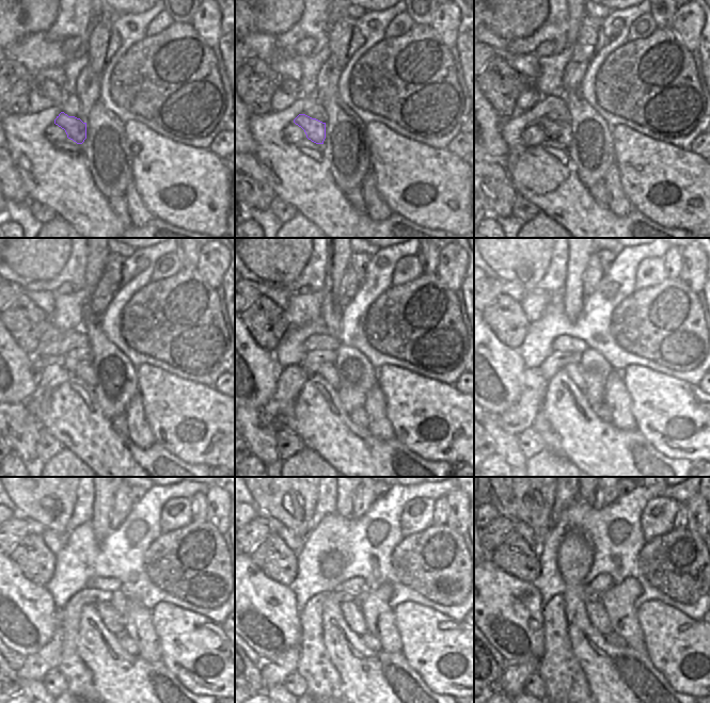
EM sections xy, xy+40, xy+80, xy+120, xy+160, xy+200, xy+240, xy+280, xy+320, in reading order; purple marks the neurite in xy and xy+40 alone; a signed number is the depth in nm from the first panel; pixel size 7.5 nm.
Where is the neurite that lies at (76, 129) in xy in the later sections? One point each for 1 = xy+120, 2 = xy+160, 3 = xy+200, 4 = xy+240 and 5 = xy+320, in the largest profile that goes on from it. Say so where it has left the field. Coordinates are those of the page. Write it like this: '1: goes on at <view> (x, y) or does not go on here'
1: goes on at xy+120 (84, 370)
2: goes on at xy+160 (327, 370)
3: goes on at xy+200 (573, 370)
4: goes on at xy+240 (109, 616)
5: goes on at xy+320 (596, 611)

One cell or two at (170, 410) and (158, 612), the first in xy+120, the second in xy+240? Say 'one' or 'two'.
one

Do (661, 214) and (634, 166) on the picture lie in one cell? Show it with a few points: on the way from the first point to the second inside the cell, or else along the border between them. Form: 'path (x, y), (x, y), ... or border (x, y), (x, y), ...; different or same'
path (656, 203), (651, 184), (646, 178); same

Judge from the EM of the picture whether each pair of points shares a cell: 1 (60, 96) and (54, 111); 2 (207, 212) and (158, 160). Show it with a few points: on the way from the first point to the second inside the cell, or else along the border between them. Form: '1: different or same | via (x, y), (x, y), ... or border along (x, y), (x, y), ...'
1: different | border along (54, 105), (60, 106)
2: same | via (199, 196), (194, 186), (179, 181), (174, 176)

